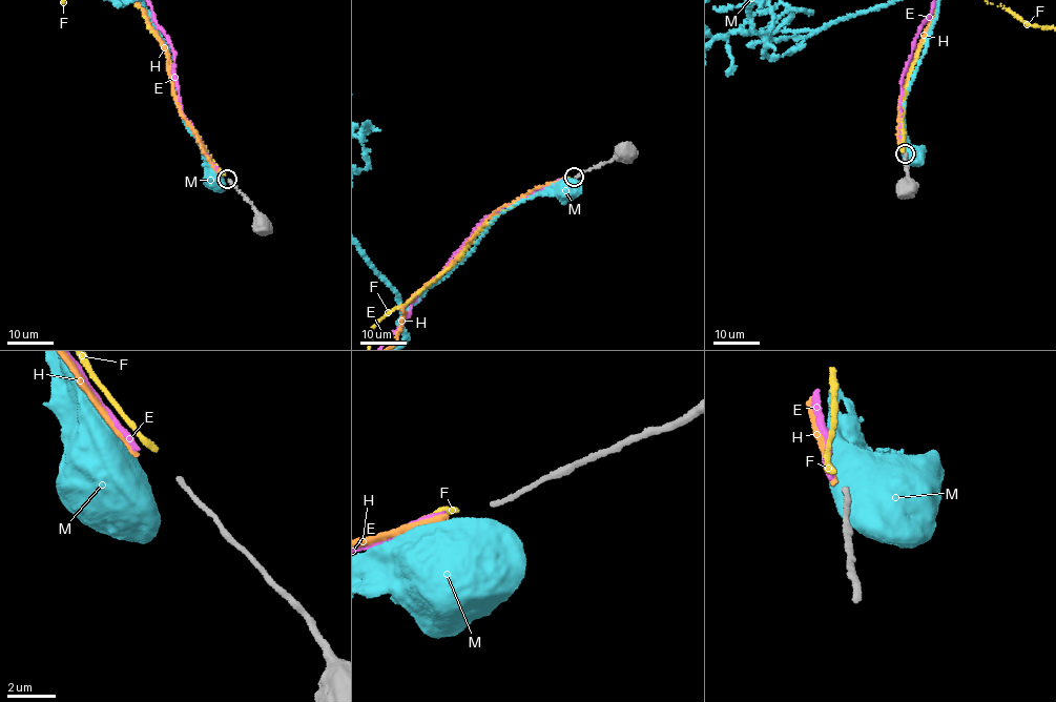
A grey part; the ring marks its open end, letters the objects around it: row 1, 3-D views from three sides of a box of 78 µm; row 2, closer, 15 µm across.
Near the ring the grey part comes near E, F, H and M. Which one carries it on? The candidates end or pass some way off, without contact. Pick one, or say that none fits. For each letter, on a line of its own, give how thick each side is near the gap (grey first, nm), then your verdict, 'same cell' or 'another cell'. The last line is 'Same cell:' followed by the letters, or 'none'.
E: calibres 220 and 240 nm; another cell
F: calibres 220 and 280 nm; same cell
H: calibres 220 and 220 nm; another cell
M: calibres 220 and 850 nm; another cell
Same cell: F

